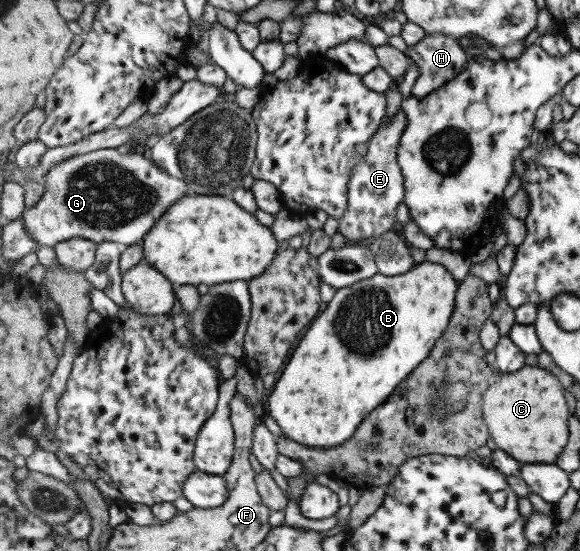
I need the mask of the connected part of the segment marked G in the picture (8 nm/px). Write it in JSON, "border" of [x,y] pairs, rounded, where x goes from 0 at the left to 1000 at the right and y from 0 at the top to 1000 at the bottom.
{"border":[[[178,269],[129,281],[95,298],[72,328],[78,330],[79,348],[57,377],[41,385],[40,397],[67,446],[86,448],[119,434],[150,434],[169,445],[174,439],[205,439],[221,450],[259,425],[260,414],[291,383],[298,367],[328,352],[321,328],[284,310],[264,289],[253,290],[243,272],[219,278],[202,269]]]}

